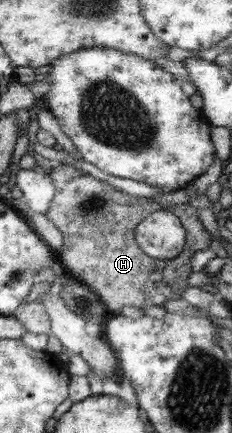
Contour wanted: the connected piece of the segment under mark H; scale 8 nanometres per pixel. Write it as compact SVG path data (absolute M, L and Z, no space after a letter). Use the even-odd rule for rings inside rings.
M55 164L53 169L51 170L51 179L54 181L56 185L56 194L45 213L45 216L49 219L49 221L53 222L55 227L63 233L64 239L64 250L63 254L65 258L60 263L60 269L64 274L73 276L73 278L77 278L78 282L81 282L83 285L89 286L89 289L99 297L99 300L109 308L109 310L121 310L124 306L132 306L135 308L142 309L143 307L151 307L151 306L163 306L167 301L177 300L180 298L182 292L184 292L185 288L189 288L188 281L186 280L189 277L189 272L191 272L191 266L189 266L189 262L191 262L191 254L193 252L197 252L197 250L205 250L207 246L209 246L209 236L207 236L207 232L205 232L205 228L203 228L203 224L199 222L199 218L197 218L197 212L195 212L195 207L189 206L189 203L177 204L177 205L169 205L167 208L163 208L163 205L157 203L151 198L139 197L136 195L131 195L129 193L125 193L121 191L121 189L117 189L106 181L101 181L99 179L94 178L93 176L83 173L83 170L76 168L74 165L63 165L63 164ZM167 210L169 212L173 212L174 216L180 218L186 232L187 232L187 246L184 248L184 251L181 252L180 256L177 256L177 259L174 260L163 260L159 261L156 257L148 256L147 253L144 252L143 249L137 245L136 242L136 228L143 222L145 219L148 219L149 215L152 215L152 212Z

